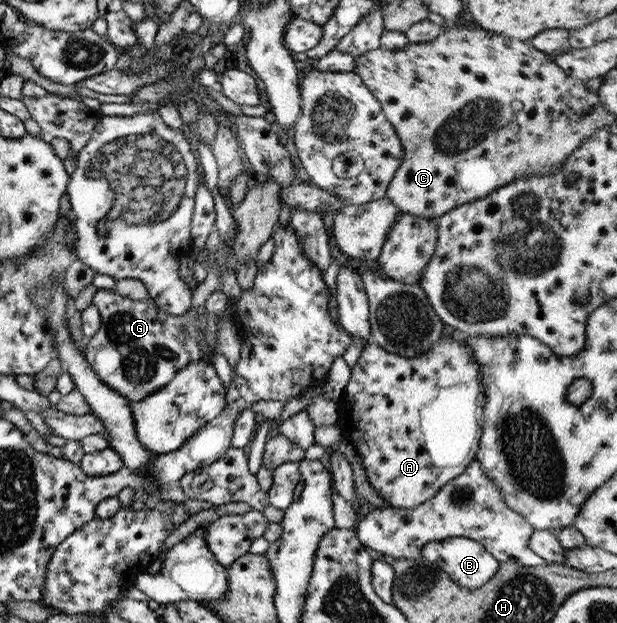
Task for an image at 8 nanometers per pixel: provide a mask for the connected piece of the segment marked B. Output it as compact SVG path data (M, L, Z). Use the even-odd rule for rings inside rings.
M450 537L428 541L420 547L420 554L422 559L442 570L456 585L470 589L484 585L498 571L498 560L479 542L470 538Z

